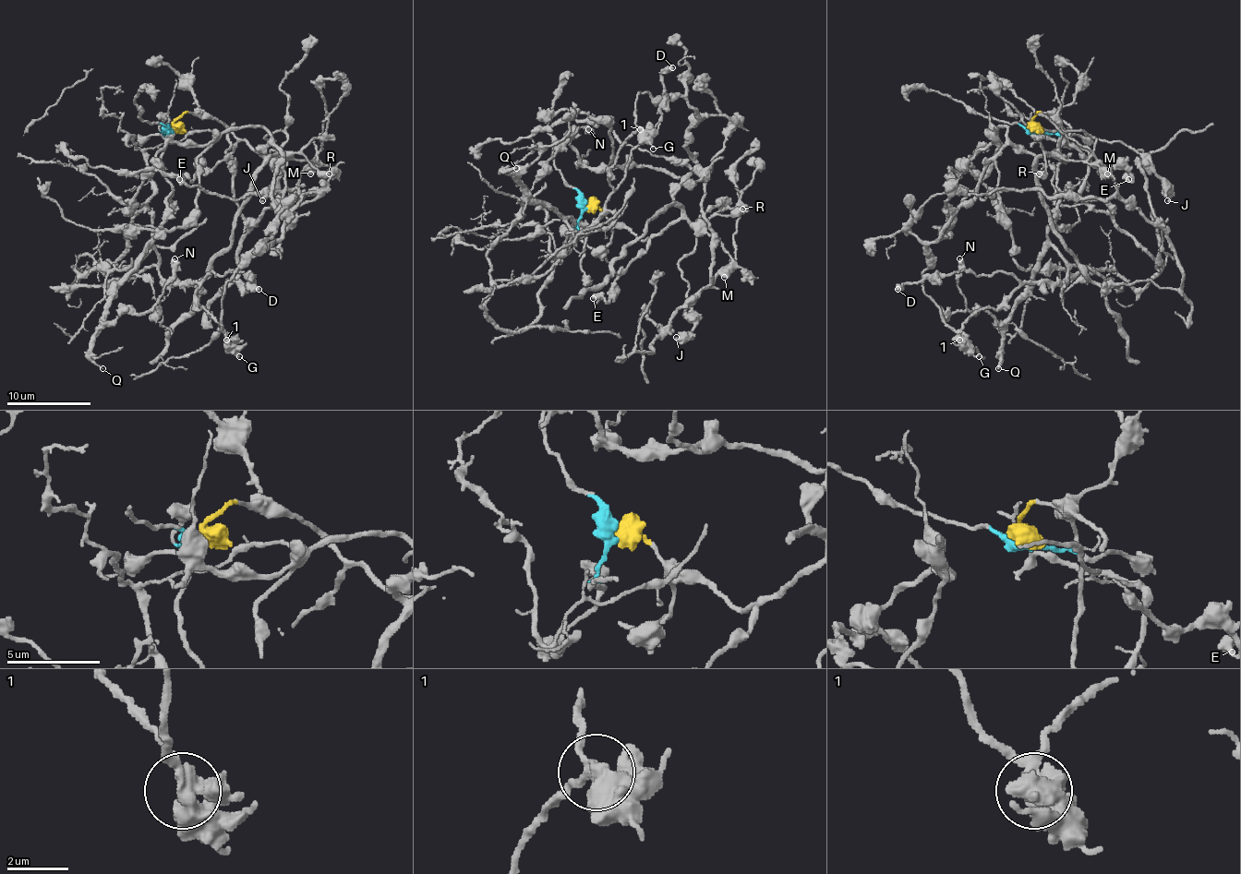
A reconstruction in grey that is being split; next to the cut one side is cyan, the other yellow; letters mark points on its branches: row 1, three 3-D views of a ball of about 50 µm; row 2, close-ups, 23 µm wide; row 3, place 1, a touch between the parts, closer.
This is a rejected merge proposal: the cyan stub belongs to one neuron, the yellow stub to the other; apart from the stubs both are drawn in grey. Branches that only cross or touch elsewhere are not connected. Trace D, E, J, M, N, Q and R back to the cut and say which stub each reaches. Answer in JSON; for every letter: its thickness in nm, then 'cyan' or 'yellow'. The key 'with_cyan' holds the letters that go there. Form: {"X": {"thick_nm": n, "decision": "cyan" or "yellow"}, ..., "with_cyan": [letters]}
{"D": {"thick_nm": 550, "decision": "cyan"}, "E": {"thick_nm": 380, "decision": "yellow"}, "J": {"thick_nm": 200, "decision": "yellow"}, "M": {"thick_nm": 600, "decision": "yellow"}, "N": {"thick_nm": 550, "decision": "cyan"}, "Q": {"thick_nm": 170, "decision": "cyan"}, "R": {"thick_nm": 600, "decision": "yellow"}, "with_cyan": ["D", "N", "Q"]}

